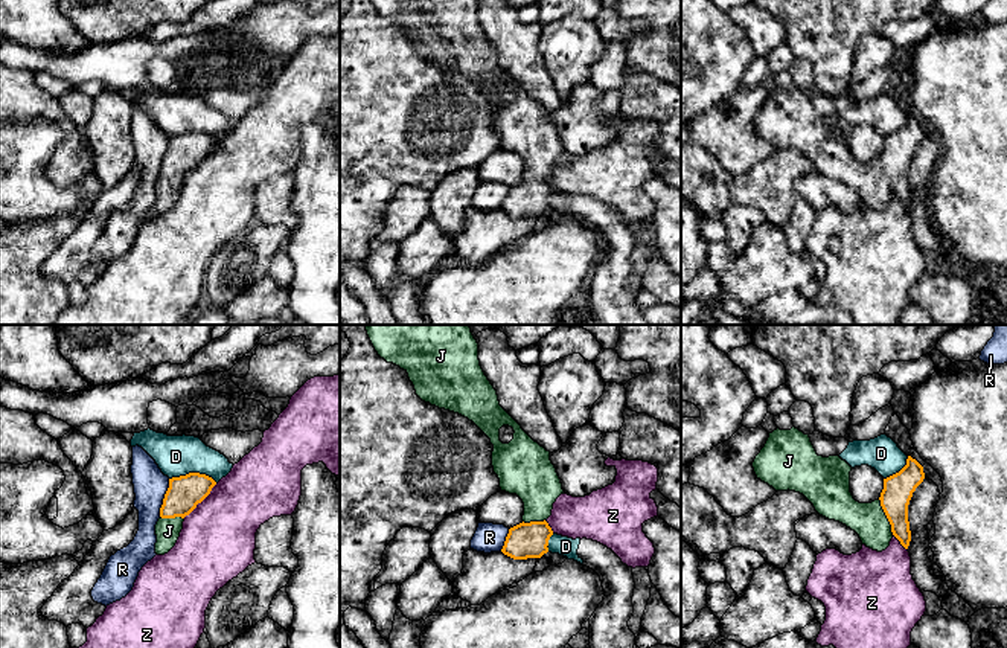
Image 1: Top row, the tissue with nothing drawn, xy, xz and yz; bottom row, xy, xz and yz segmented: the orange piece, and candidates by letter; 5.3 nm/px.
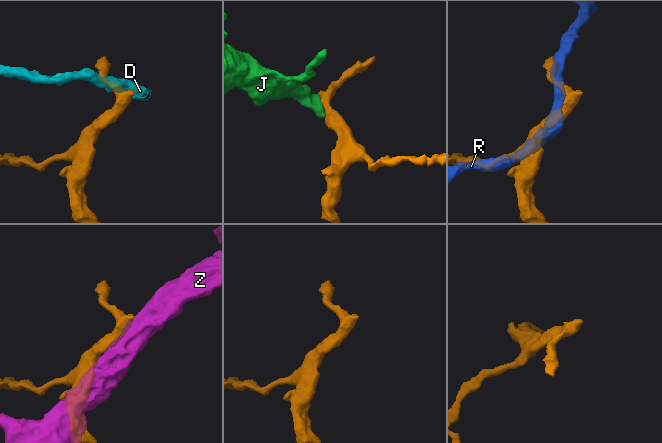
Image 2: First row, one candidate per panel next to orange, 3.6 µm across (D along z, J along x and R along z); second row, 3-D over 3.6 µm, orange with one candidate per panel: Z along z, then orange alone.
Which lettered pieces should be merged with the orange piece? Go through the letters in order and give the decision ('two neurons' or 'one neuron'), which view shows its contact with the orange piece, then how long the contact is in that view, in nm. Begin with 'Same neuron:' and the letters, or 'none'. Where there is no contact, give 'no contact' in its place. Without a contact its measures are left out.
Same neuron: J
D: two neurons; meets orange in xy; contact 260 nm long
J: one neuron; meets orange in yz; contact 200 nm long
R: two neurons; meets orange in xy; contact 200 nm long
Z: two neurons; meets orange in xy; contact 260 nm long

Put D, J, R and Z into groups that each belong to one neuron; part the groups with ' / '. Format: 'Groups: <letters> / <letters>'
Groups: D / J / R / Z

